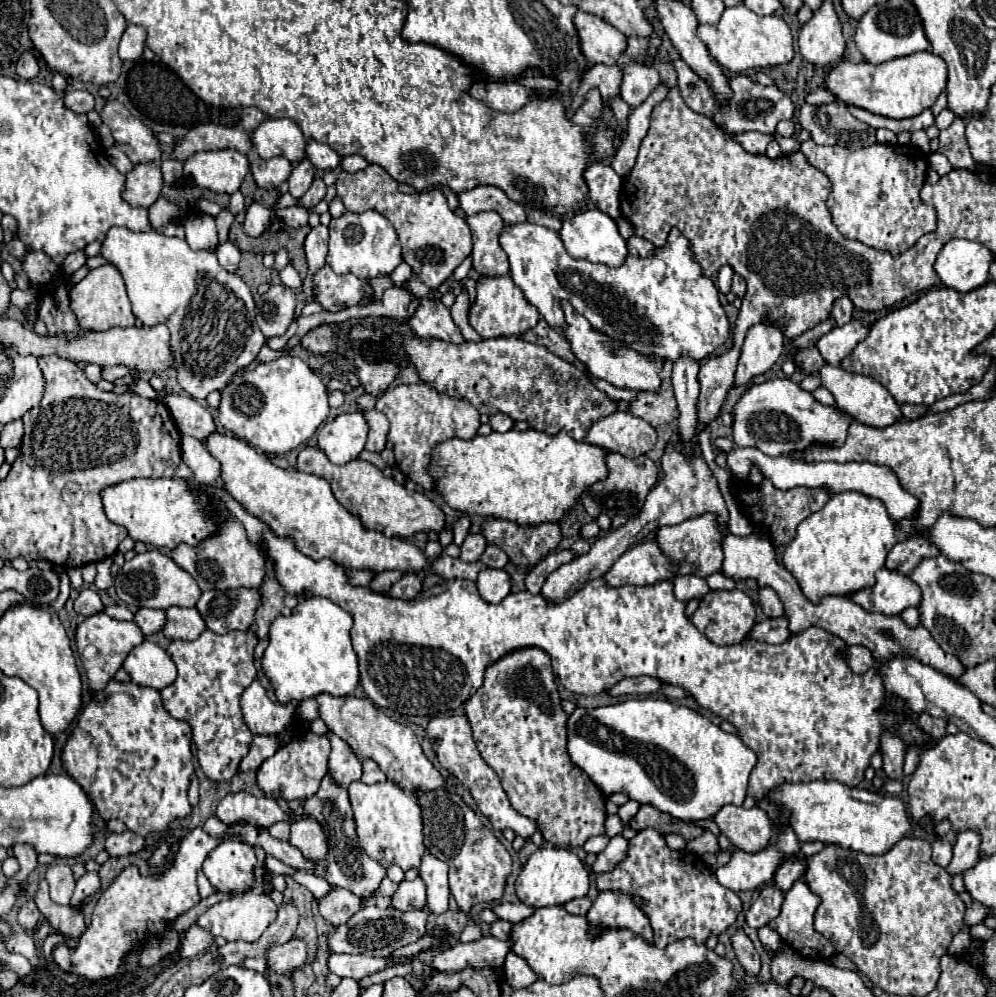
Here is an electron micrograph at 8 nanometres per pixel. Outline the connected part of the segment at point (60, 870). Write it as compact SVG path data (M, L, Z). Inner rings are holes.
M62 863L50 865L46 871L46 881L52 901L60 905L69 905L76 886L71 867Z

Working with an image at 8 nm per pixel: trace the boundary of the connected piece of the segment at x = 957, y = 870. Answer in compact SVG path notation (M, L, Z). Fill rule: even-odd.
M976 831L960 833L958 841L954 845L954 857L952 857L950 865L946 867L946 871L950 875L962 875L964 871L972 869L976 865L976 861L980 859L978 845L980 845L980 837Z

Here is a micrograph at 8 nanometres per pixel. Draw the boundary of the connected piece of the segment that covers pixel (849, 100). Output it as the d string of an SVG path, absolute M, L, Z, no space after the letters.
M930 51L898 57L882 65L870 65L866 61L850 63L844 59L834 65L830 75L826 77L826 89L846 105L856 105L884 117L916 117L924 109L930 109L936 103L938 95L946 89L946 63Z

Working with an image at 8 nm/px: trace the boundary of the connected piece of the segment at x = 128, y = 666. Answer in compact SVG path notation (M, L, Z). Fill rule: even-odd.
M146 639L126 655L122 667L132 677L132 683L158 691L176 679L174 661L160 645L150 643Z

